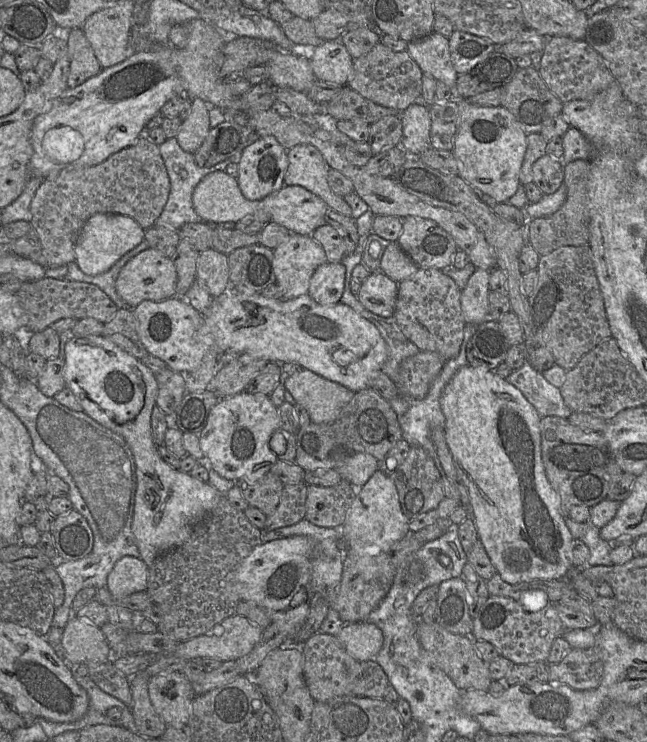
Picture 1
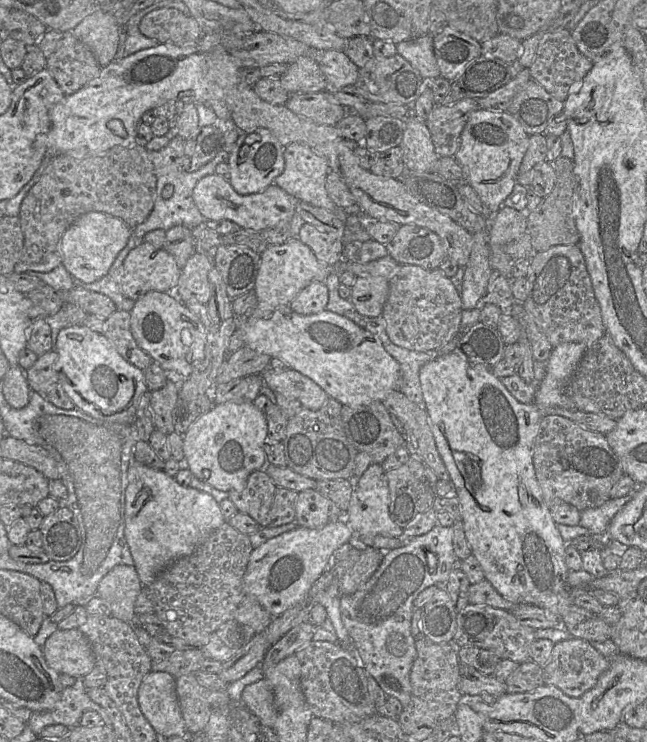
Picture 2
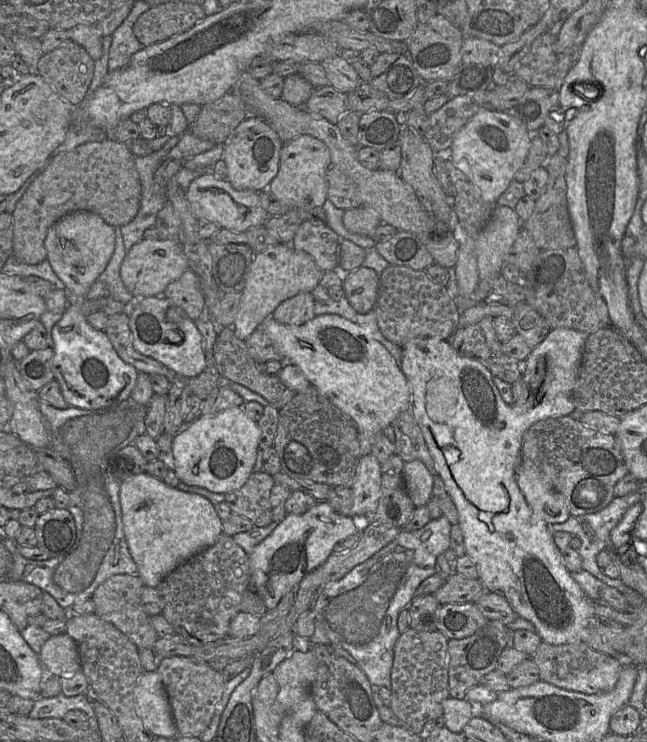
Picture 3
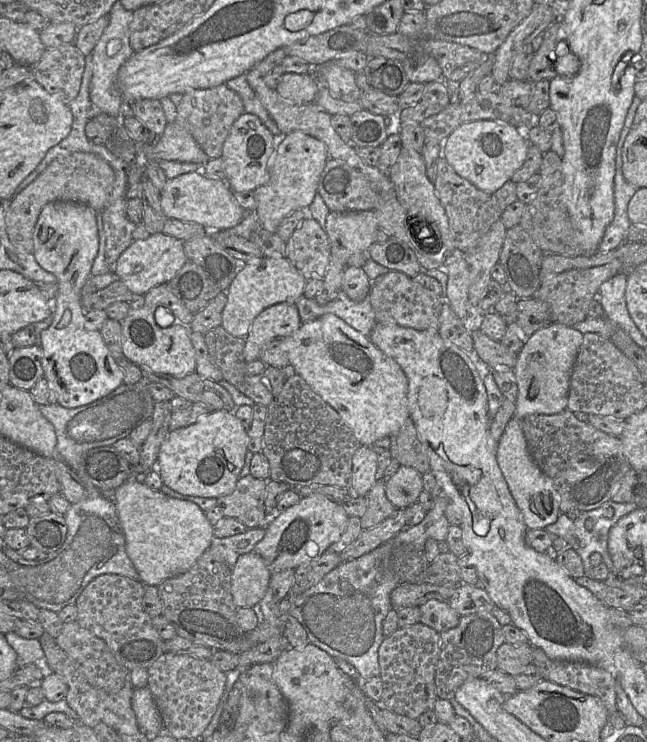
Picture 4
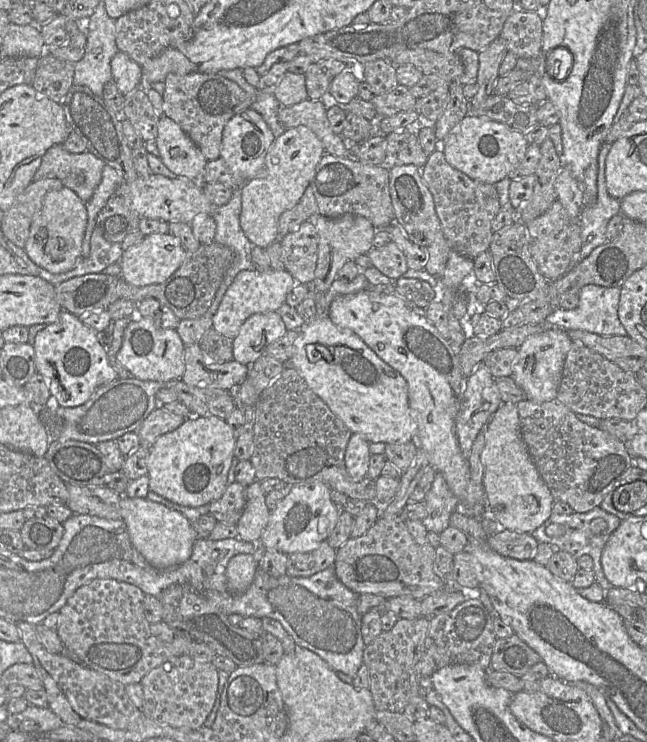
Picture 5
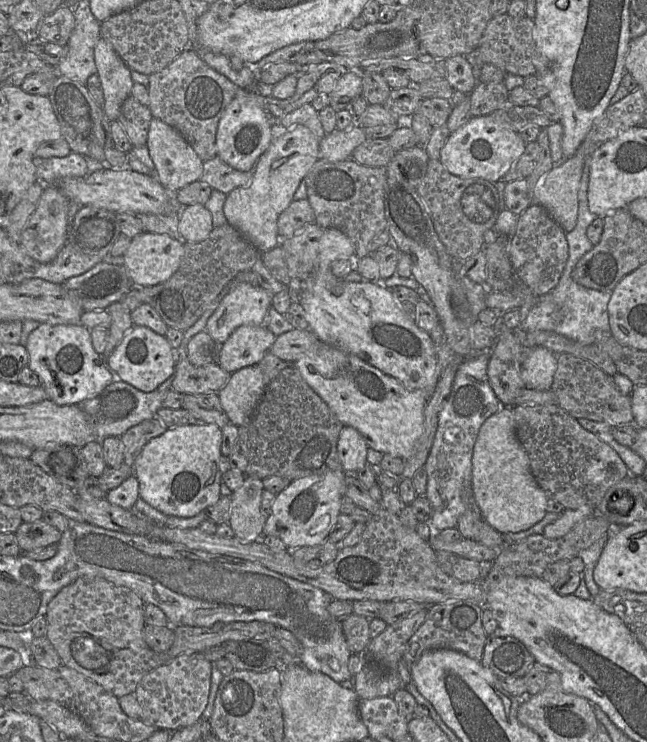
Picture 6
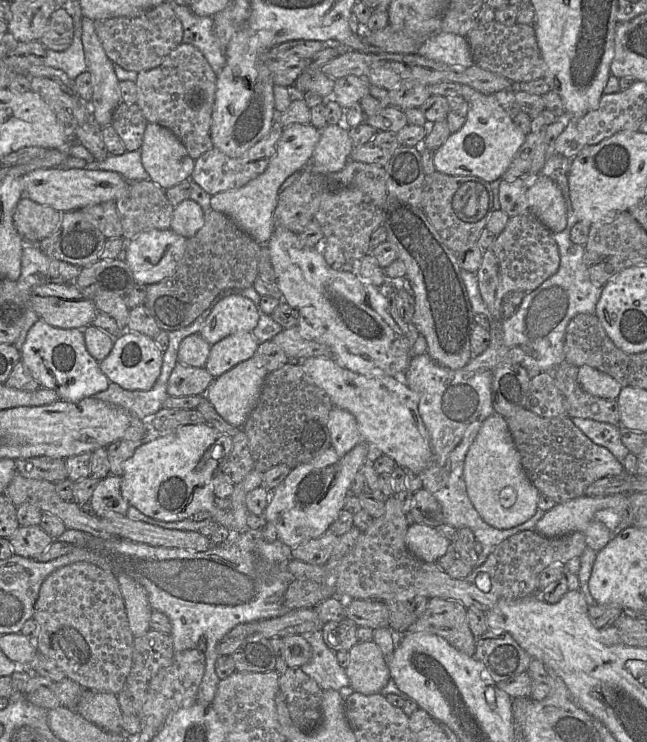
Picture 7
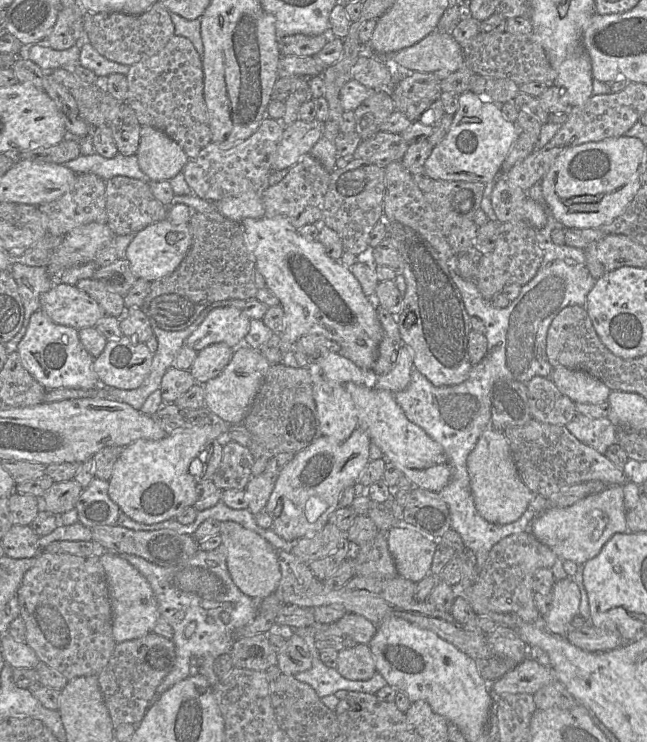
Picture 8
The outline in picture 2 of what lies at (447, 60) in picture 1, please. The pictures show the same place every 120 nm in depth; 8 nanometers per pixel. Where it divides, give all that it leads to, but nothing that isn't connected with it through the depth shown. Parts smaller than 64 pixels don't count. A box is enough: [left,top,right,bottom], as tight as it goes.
[396,33,440,79]

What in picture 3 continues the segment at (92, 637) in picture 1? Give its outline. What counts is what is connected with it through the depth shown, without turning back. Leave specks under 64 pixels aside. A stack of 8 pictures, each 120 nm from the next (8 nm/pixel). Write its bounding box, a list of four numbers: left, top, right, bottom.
[38,632,80,676]

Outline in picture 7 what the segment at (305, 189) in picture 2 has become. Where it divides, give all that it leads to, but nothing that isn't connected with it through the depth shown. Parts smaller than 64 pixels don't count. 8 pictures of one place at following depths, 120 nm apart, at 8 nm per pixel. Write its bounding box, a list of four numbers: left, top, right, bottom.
[211,124,321,245]

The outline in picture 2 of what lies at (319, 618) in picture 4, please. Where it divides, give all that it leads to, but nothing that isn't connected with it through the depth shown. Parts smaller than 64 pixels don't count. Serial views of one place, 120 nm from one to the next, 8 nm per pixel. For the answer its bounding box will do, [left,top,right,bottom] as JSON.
[340,525,457,707]

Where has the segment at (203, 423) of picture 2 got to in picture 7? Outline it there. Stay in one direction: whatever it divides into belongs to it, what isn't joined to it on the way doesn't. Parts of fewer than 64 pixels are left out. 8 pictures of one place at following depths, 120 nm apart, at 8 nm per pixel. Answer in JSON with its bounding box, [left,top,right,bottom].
[122,424,232,530]

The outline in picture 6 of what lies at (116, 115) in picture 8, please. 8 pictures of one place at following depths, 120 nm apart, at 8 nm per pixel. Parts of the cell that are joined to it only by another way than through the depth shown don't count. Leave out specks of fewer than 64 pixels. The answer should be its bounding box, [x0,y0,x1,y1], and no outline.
[117,95,153,147]

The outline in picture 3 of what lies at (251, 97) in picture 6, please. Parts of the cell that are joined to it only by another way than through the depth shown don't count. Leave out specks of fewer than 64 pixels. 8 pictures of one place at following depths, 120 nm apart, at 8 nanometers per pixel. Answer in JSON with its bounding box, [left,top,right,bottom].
[224,116,283,191]

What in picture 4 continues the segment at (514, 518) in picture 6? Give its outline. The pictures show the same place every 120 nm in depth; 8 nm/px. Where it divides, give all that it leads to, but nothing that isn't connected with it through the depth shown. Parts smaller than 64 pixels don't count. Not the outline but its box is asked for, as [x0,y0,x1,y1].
[496,417,561,529]

